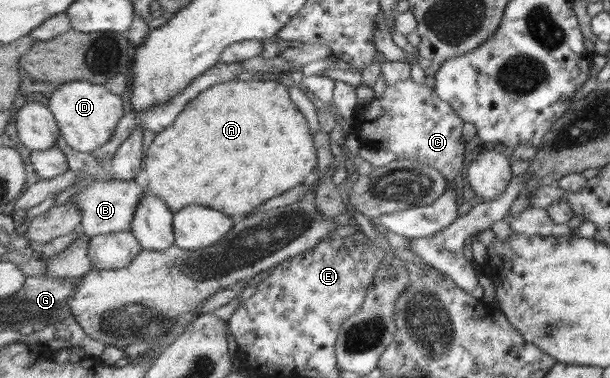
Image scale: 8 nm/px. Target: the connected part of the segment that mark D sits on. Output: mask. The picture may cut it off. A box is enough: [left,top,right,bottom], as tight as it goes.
[48,81,125,153]

